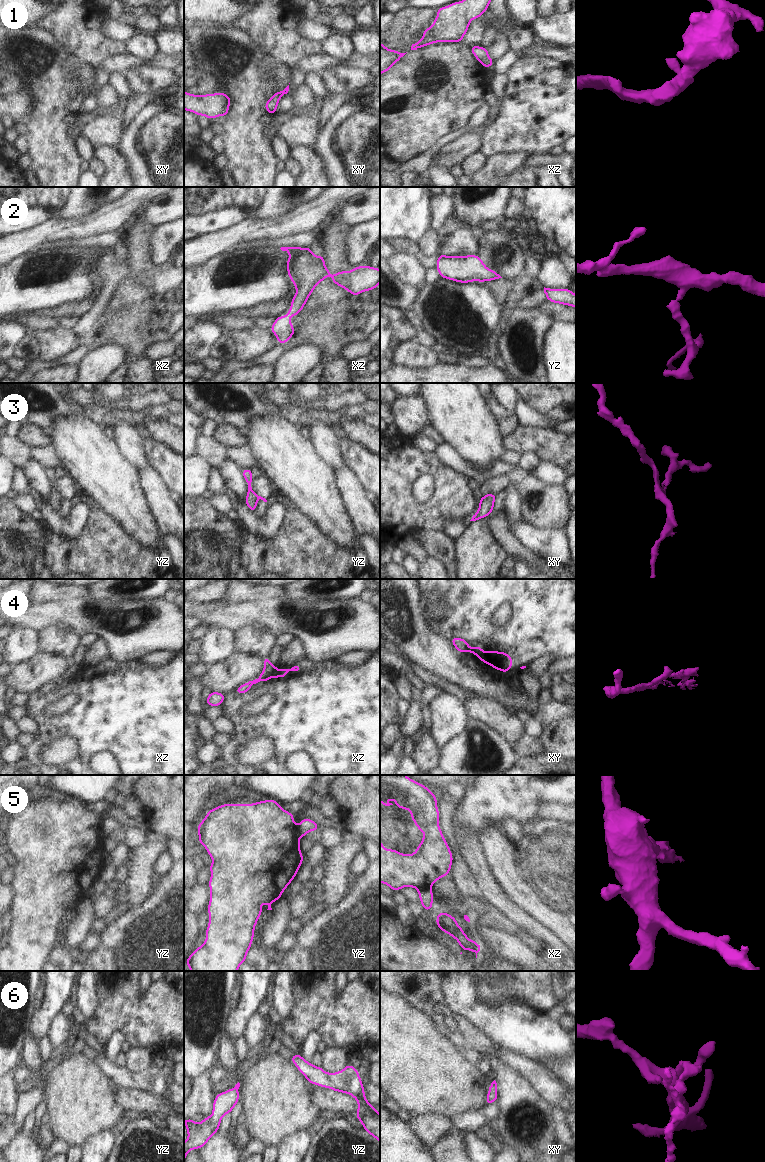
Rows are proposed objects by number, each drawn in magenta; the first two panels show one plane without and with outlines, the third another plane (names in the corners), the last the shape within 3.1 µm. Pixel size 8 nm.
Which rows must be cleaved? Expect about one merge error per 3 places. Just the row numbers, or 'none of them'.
3, 4, 5

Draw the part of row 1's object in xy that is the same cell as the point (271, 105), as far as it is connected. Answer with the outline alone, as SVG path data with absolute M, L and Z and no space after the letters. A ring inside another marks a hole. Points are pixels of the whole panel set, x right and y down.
M289 85L283 91L275 92L274 95L265 103L264 108L269 114L275 115L280 98L287 94L288 91Z

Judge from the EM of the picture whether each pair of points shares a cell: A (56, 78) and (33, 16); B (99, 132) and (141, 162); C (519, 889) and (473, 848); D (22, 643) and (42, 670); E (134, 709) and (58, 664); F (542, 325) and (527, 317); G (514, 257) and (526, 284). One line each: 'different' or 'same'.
A: different
B: different
C: different
D: different
E: different
F: same
G: different

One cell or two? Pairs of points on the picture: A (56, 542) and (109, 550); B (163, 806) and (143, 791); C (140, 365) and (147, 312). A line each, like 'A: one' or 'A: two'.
A: one
B: one
C: one

